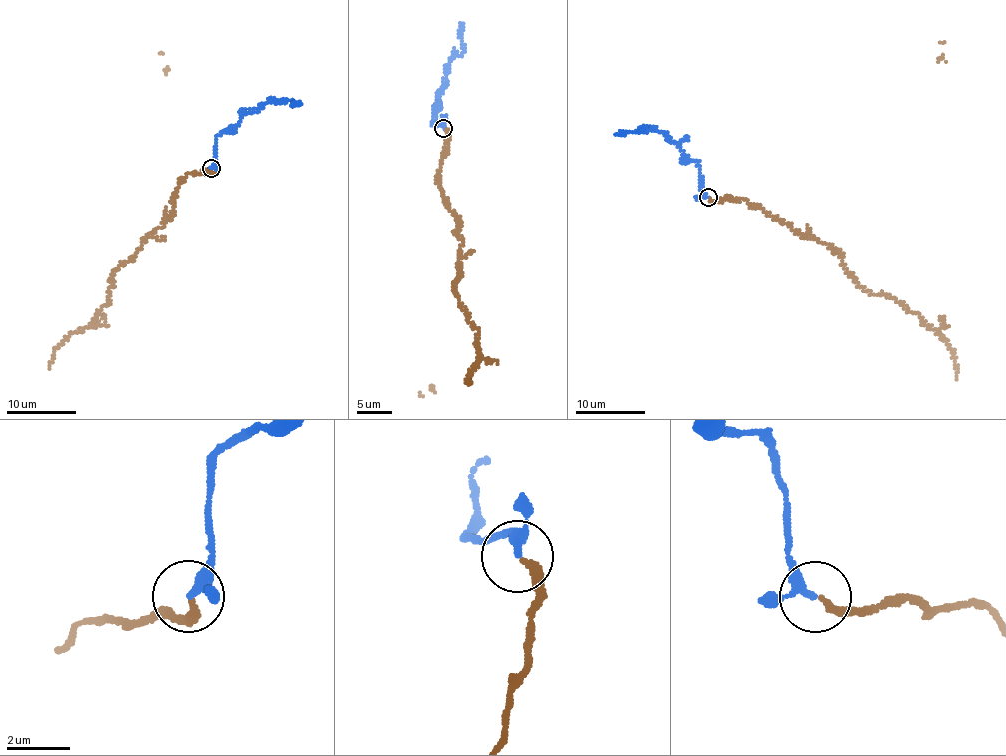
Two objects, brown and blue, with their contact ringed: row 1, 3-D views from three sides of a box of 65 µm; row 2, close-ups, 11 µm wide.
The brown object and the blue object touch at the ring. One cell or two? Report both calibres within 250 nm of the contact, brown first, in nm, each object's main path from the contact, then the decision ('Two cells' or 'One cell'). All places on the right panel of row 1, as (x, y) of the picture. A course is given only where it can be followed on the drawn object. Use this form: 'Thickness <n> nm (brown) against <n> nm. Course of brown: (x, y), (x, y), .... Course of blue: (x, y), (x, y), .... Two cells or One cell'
Thickness 260 nm (brown) against 220 nm. Course of brown: (708, 197), (759, 205), (802, 235), (835, 248), (862, 288), (897, 299), (936, 328), (953, 356), (956, 378). Course of blue: (708, 197), (696, 162), (686, 161), (678, 144), (665, 133), (650, 128), (616, 135). One cell

